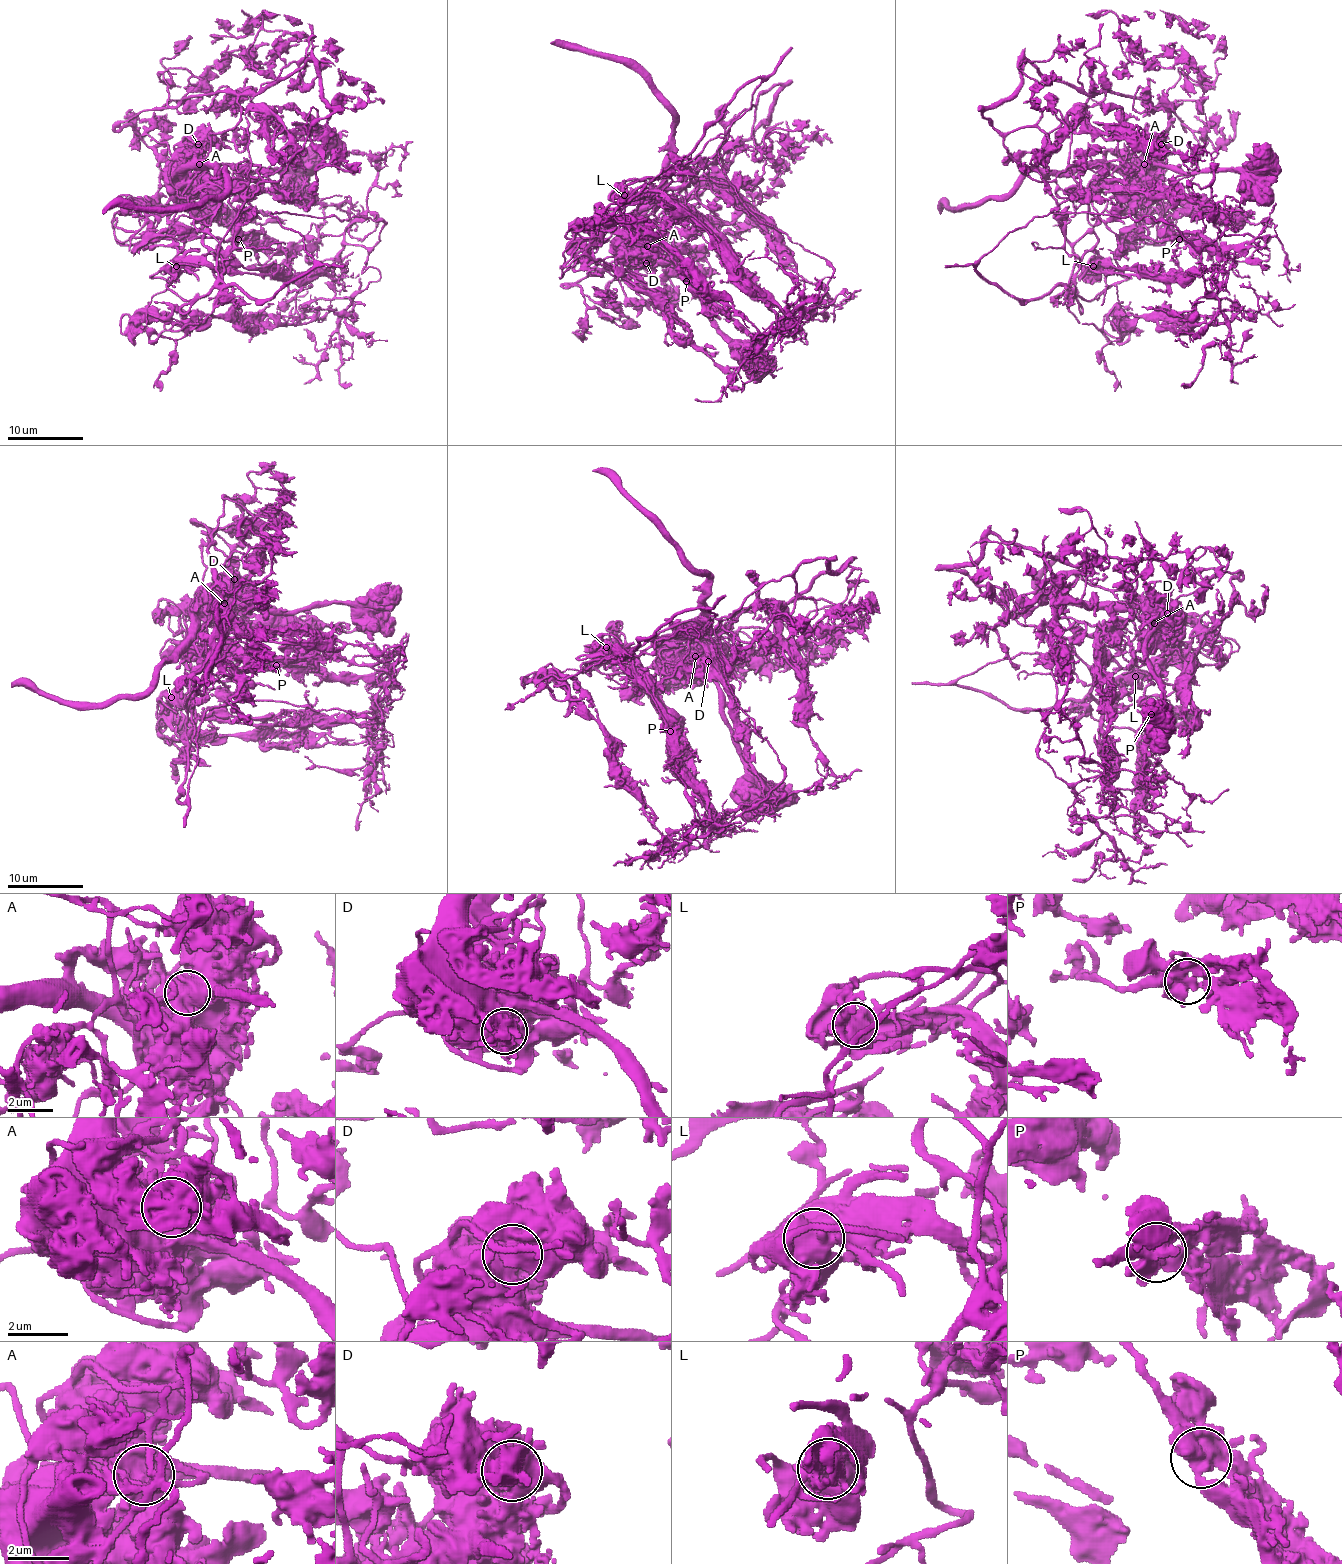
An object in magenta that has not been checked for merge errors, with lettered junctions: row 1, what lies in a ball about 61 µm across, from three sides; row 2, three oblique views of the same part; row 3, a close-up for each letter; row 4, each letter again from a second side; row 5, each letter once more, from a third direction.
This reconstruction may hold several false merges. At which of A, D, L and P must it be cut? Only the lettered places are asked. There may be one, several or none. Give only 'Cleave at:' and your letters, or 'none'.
Cleave at: A, D

